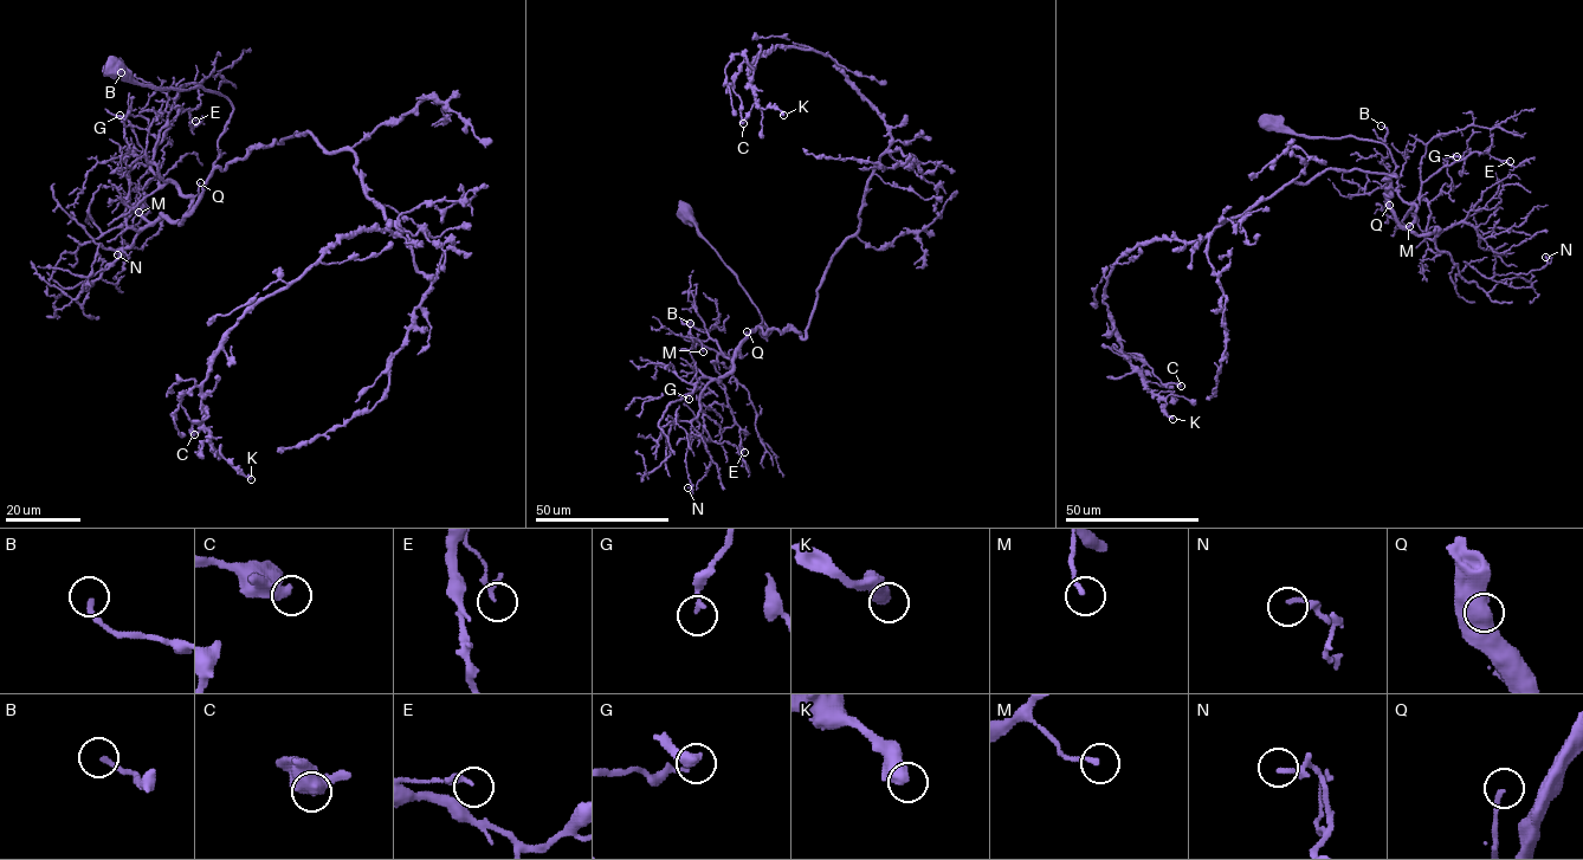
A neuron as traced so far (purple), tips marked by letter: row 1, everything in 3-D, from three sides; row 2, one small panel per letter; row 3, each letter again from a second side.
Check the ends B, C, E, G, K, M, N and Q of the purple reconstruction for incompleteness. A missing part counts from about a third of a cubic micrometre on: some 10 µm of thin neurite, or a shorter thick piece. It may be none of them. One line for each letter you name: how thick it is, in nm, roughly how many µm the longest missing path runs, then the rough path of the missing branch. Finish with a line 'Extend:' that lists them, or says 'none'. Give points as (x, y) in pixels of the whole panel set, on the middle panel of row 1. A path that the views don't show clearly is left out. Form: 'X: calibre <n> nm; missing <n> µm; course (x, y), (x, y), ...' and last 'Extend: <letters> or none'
Extend: none

